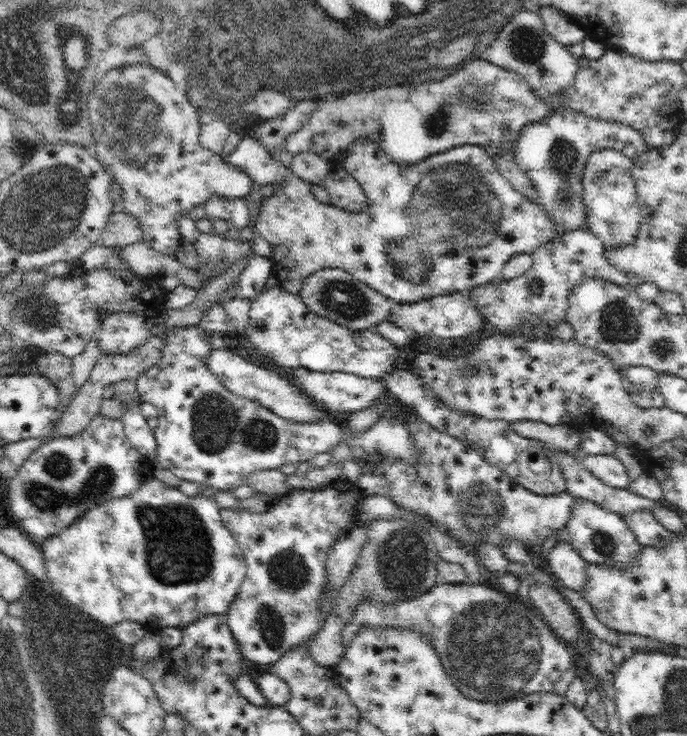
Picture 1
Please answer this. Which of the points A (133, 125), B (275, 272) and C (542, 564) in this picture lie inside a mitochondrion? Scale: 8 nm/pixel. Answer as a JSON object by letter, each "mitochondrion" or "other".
{"A":"mitochondrion","B":"other","C":"other"}

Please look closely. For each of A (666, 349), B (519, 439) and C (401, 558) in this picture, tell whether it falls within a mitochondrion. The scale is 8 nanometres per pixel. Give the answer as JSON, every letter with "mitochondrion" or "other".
{"A":"mitochondrion","B":"other","C":"mitochondrion"}

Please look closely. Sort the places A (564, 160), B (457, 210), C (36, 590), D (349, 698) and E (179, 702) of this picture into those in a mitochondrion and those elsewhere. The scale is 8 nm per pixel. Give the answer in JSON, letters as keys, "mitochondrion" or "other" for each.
{"A":"mitochondrion","B":"mitochondrion","C":"other","D":"other","E":"other"}

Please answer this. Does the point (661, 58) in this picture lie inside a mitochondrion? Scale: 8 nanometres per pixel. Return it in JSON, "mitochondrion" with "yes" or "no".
{"mitochondrion":"no"}

